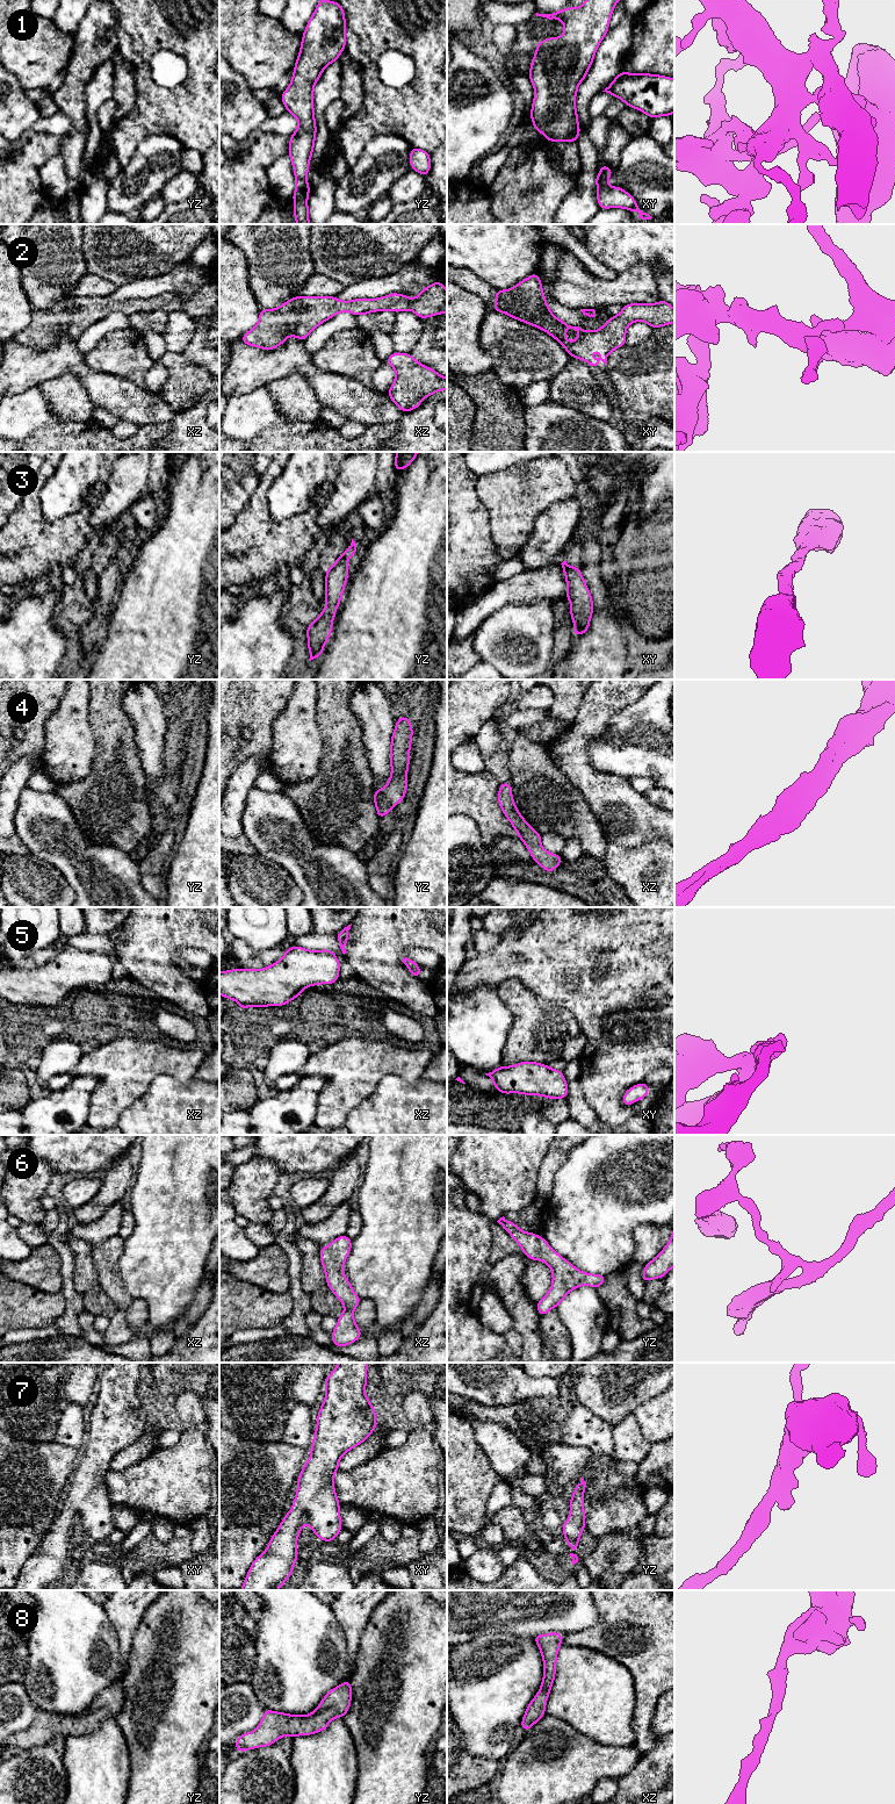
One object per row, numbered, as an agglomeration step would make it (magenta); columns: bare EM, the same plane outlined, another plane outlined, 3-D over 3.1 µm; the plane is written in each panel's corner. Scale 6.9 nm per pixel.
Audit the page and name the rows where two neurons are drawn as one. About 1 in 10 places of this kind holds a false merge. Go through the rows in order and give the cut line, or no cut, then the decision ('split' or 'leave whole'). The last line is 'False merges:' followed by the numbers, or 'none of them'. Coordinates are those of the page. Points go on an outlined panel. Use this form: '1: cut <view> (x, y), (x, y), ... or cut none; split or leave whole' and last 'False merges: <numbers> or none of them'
1: cut none; leave whole
2: cut none; leave whole
3: cut none; leave whole
4: cut none; leave whole
5: cut none; leave whole
6: cut none; leave whole
7: cut none; leave whole
8: cut none; leave whole
False merges: none of them

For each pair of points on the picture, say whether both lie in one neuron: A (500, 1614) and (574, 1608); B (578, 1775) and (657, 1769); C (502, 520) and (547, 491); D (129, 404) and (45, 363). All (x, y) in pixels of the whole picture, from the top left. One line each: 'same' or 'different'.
A: same
B: different
C: same
D: same

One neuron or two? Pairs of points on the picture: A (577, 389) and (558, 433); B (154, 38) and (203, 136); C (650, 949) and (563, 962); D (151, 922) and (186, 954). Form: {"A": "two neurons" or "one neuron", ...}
{"A": "two neurons", "B": "one neuron", "C": "one neuron", "D": "two neurons"}

